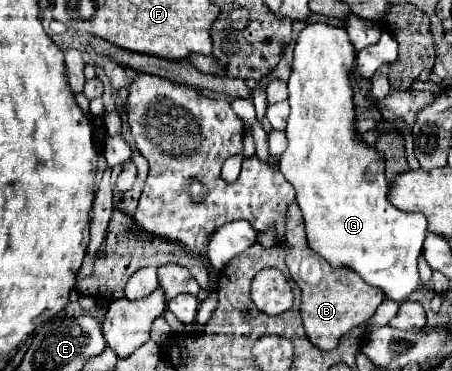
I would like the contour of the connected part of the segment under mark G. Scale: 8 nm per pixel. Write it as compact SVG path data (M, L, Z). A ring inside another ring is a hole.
M309 23L299 33L293 53L293 67L289 77L289 105L291 115L287 121L287 149L279 157L279 167L285 179L297 191L297 203L301 207L309 247L327 259L333 267L355 269L369 285L383 289L383 293L403 303L411 293L421 289L421 277L417 259L423 249L427 219L423 213L399 211L391 205L385 181L385 157L355 129L357 115L353 103L351 71L357 61L357 49L349 41L345 27L333 27L329 23Z

